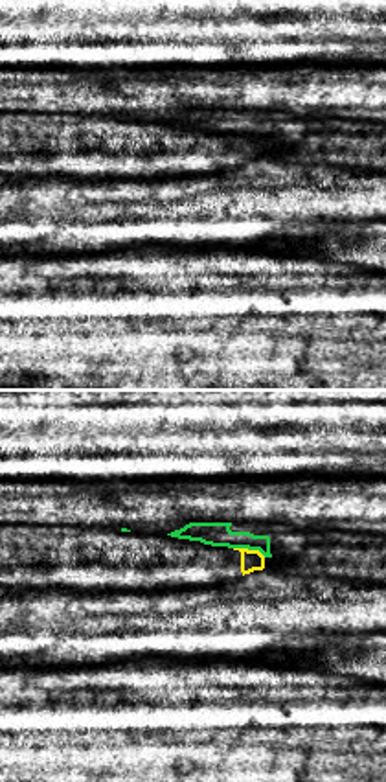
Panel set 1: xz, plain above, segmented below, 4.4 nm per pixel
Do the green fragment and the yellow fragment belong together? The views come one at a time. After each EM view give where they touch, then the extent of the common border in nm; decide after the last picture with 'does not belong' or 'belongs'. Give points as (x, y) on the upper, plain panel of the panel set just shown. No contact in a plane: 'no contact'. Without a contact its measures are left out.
meets green at (250, 137); contact 150 nm long

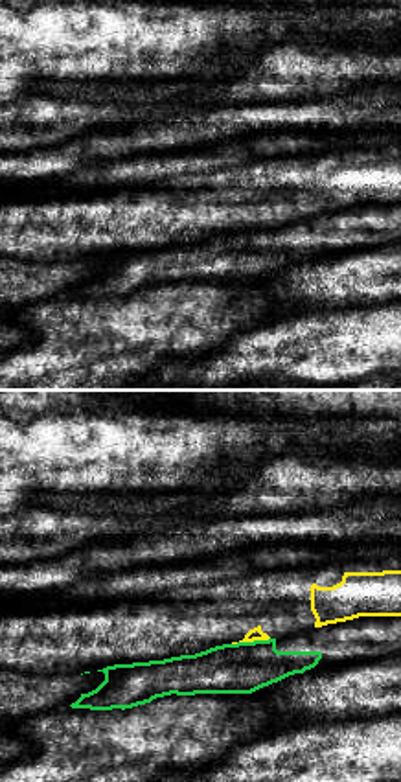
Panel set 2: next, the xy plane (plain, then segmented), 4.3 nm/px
meets green at (251, 230); contact 170 nm long

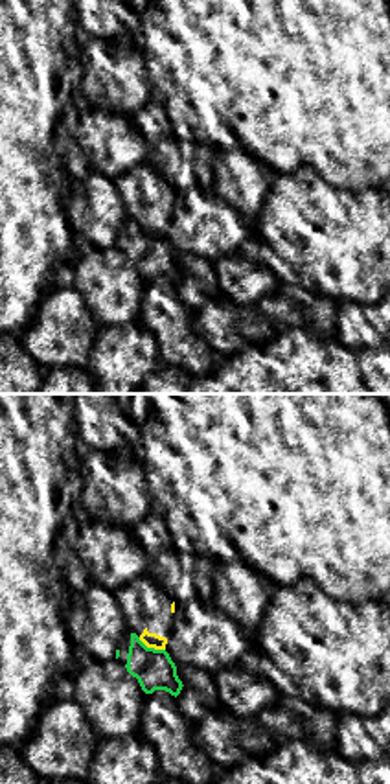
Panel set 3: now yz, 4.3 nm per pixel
meets green at (151, 236); contact 130 nm long

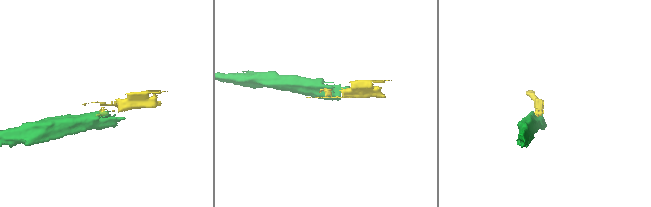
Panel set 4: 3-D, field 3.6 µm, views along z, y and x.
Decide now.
does not belong

